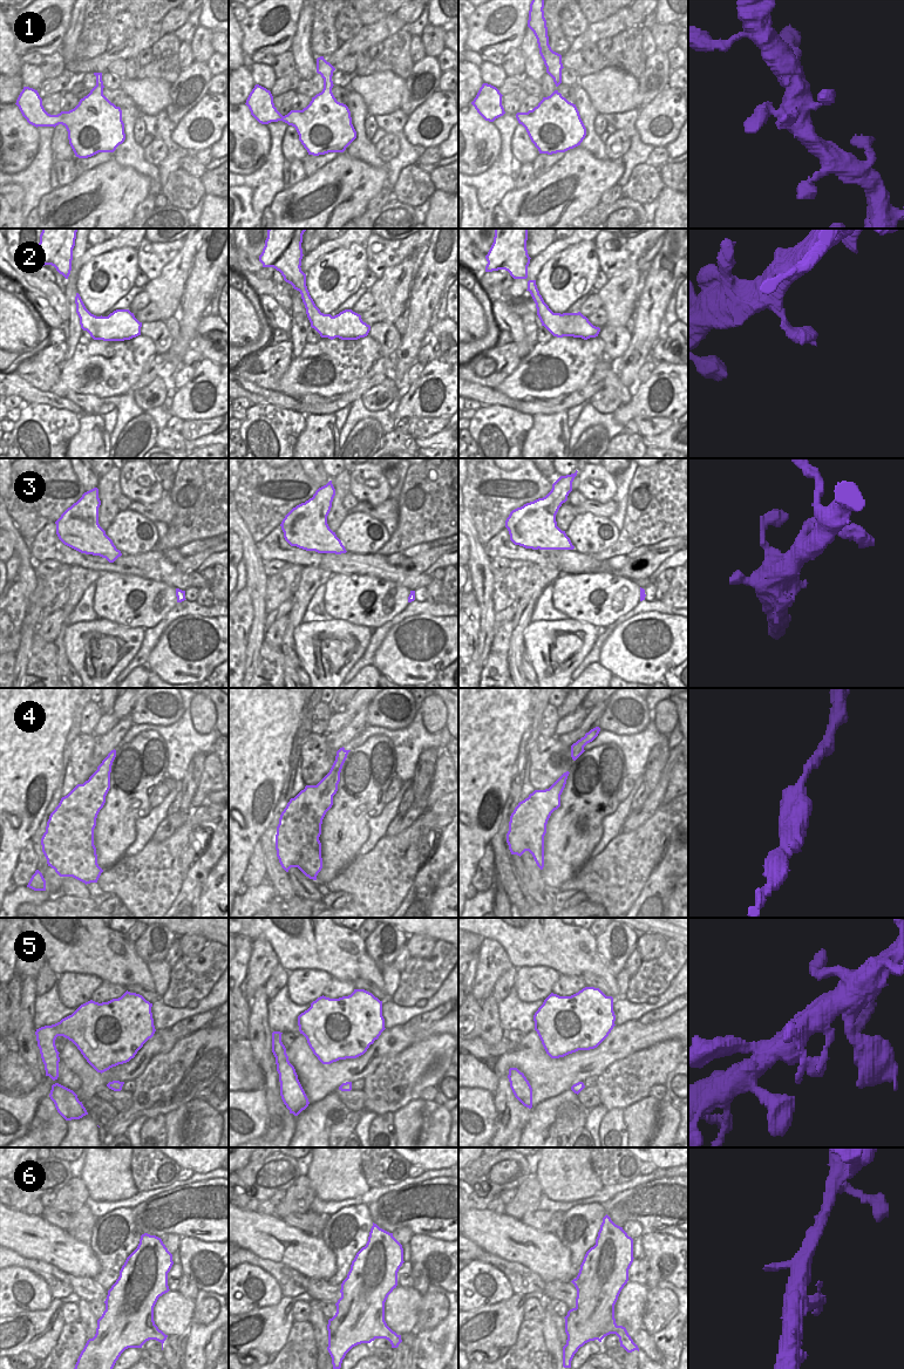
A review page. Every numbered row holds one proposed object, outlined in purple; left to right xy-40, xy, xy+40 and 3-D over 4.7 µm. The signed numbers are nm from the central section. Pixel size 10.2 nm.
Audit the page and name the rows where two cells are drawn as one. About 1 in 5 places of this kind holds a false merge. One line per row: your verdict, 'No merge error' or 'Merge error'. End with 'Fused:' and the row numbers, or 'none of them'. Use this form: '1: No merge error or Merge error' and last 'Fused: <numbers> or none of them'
1: No merge error
2: No merge error
3: No merge error
4: No merge error
5: No merge error
6: No merge error
Fused: none of them.

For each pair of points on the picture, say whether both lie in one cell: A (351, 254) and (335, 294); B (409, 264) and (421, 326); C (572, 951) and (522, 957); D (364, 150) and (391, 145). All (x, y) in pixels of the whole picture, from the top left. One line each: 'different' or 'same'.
A: same
B: different
C: same
D: different

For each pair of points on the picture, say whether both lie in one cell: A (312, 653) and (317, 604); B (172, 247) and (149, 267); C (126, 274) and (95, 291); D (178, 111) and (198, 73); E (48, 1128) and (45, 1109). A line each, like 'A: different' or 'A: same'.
A: different
B: same
C: same
D: same
E: same

